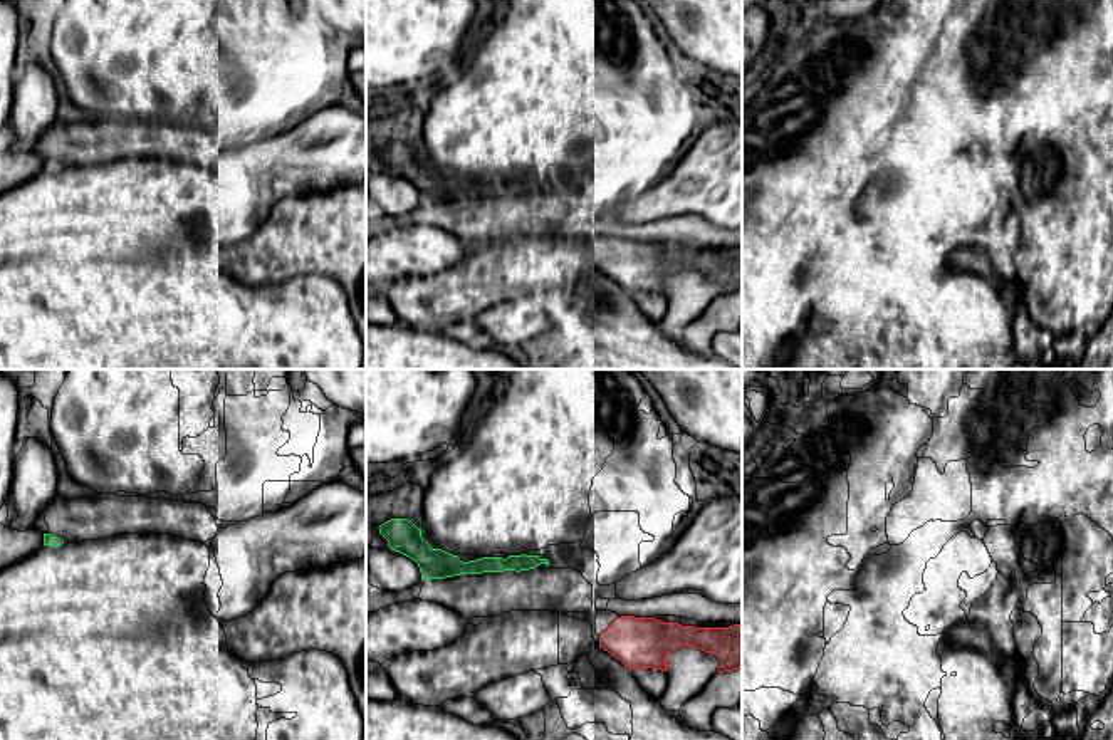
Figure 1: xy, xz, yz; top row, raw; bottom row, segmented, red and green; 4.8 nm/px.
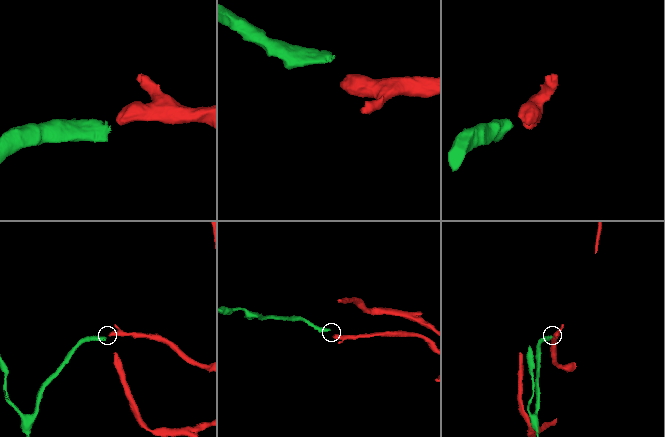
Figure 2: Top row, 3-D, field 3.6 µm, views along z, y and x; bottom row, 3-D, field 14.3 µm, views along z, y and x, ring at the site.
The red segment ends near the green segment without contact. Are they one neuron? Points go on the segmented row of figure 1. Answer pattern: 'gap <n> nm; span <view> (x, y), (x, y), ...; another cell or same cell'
gap 420 nm; span xz (611, 623), (548, 564); same cell

